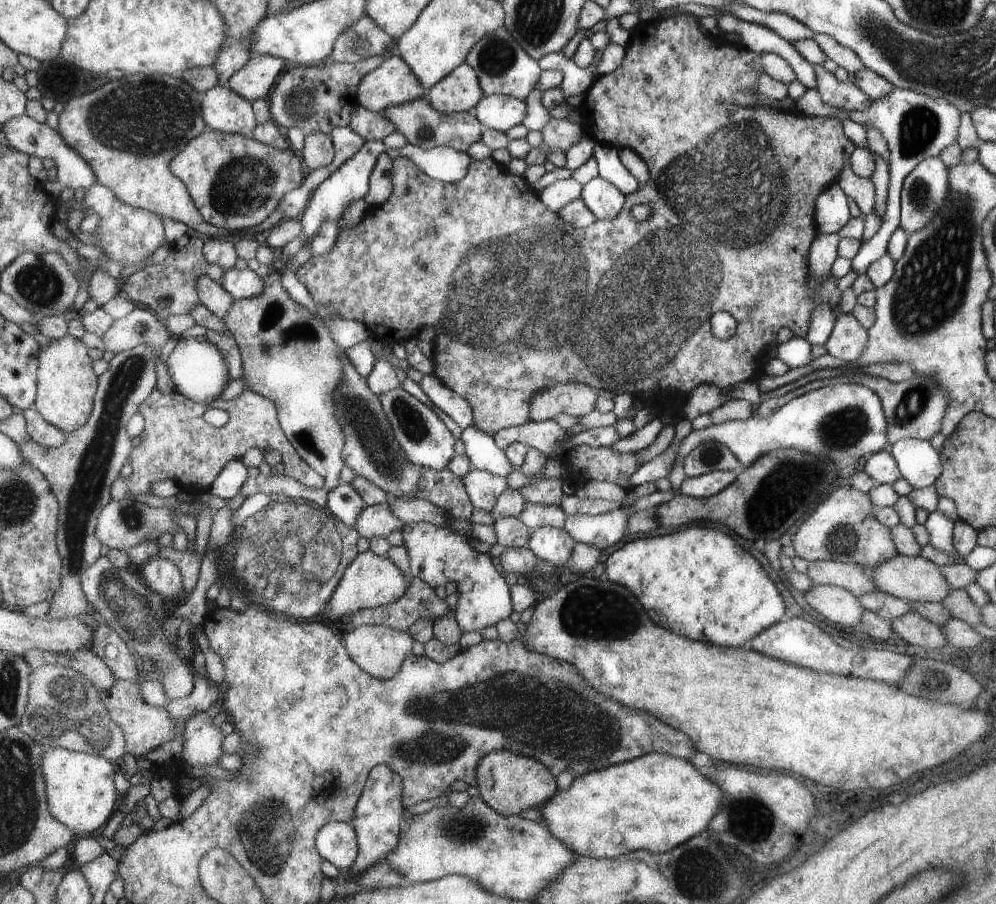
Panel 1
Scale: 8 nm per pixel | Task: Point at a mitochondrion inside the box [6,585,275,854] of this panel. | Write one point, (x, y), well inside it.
(64, 712)

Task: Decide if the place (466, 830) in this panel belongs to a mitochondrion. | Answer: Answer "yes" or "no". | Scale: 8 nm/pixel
yes

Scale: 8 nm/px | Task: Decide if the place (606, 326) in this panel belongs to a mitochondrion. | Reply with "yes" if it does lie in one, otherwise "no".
yes

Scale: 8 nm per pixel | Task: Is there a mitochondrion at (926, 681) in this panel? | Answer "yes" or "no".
yes

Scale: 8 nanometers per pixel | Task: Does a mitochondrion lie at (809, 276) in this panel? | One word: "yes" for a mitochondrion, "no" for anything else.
no

